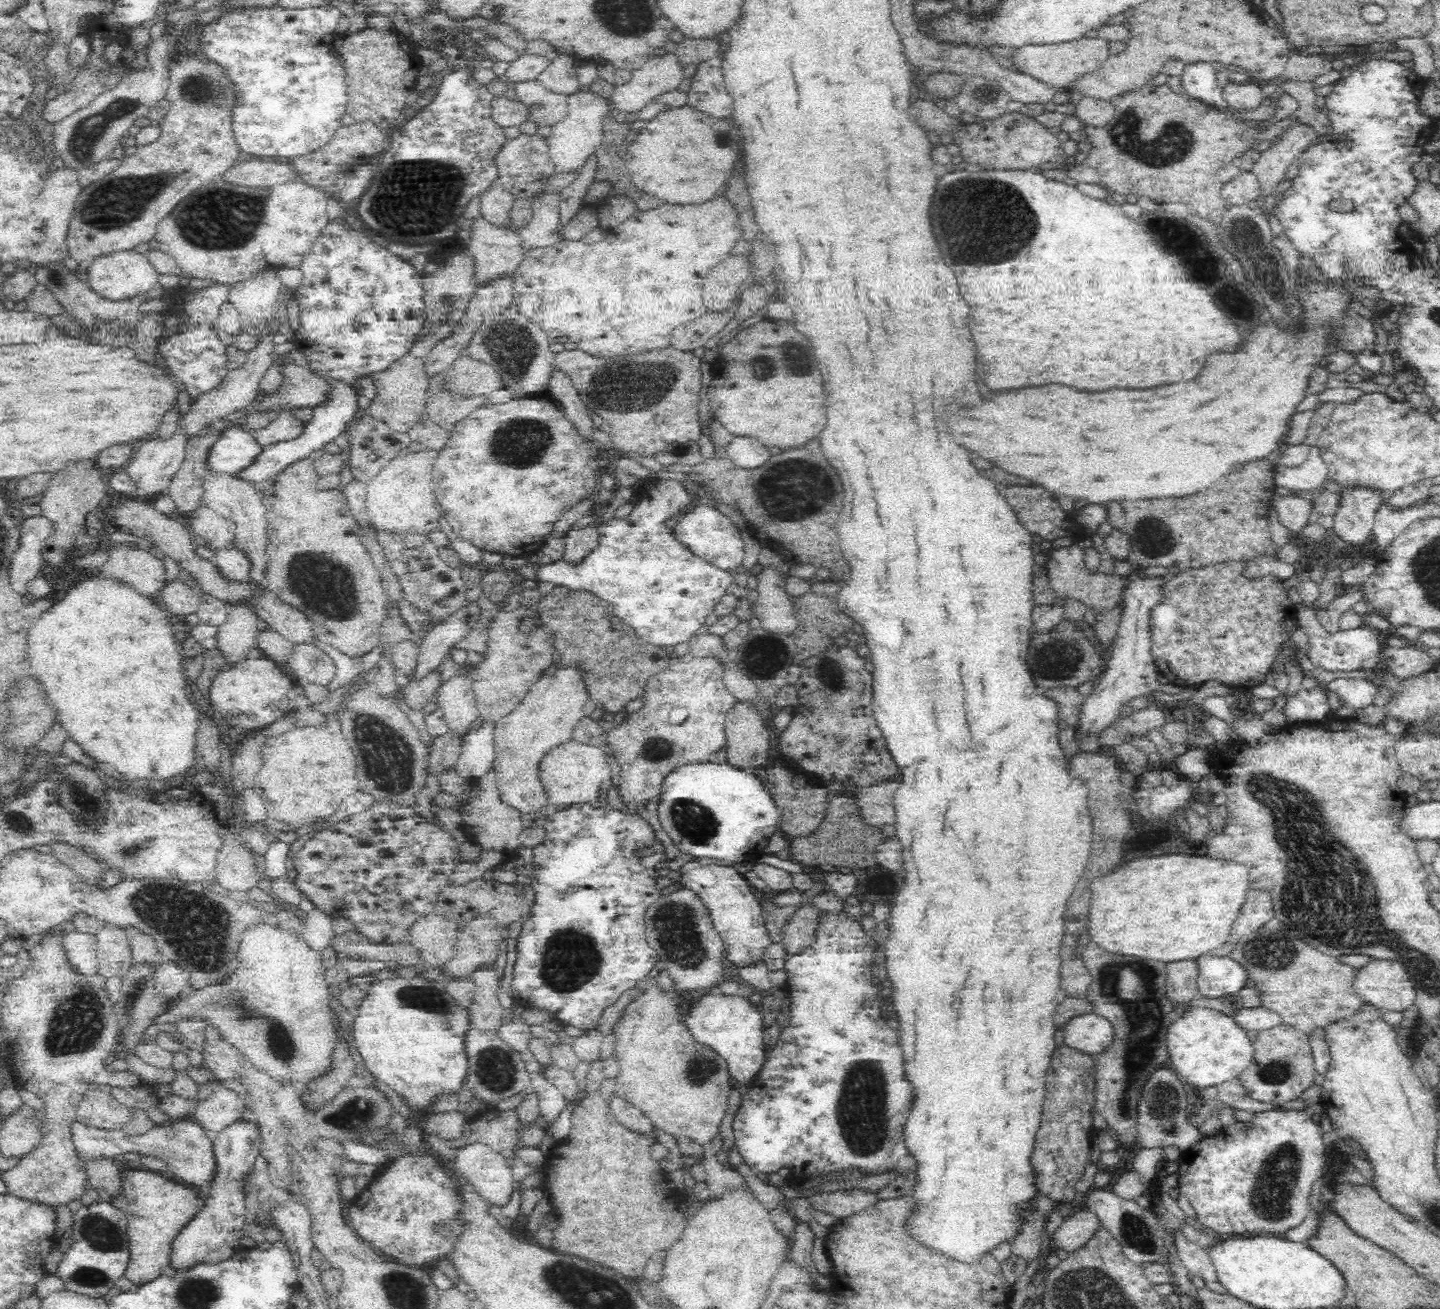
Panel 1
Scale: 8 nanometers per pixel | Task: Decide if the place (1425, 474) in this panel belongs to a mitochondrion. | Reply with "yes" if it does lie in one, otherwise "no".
no

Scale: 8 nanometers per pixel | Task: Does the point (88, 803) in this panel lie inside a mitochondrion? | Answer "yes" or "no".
yes

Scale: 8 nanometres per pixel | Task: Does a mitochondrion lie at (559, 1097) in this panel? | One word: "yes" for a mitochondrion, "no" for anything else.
no

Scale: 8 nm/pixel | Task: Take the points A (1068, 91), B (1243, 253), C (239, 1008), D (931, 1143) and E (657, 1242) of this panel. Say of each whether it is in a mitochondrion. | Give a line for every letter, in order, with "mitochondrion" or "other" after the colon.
A: other
B: mitochondrion
C: mitochondrion
D: other
E: other

